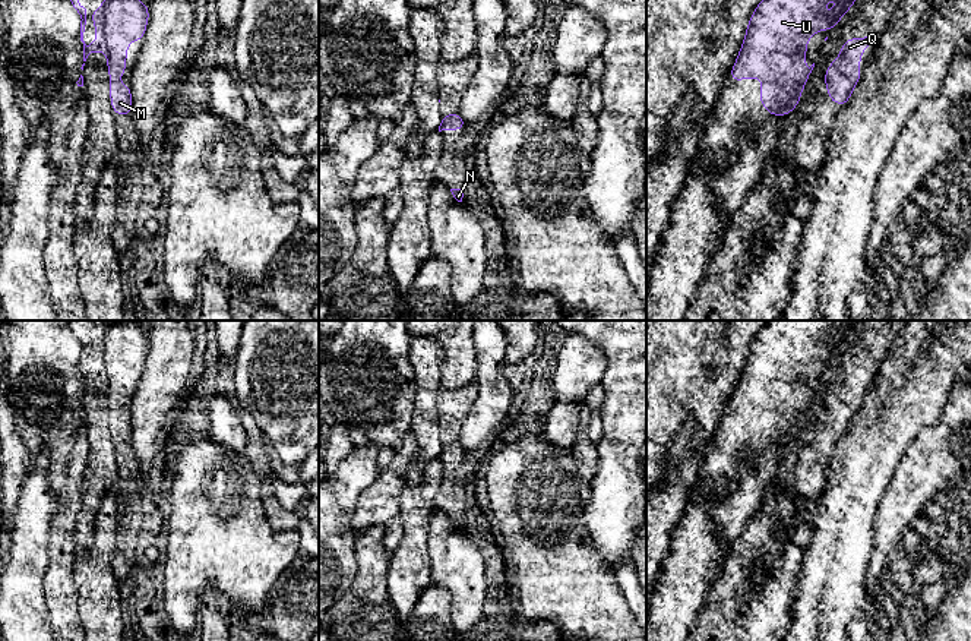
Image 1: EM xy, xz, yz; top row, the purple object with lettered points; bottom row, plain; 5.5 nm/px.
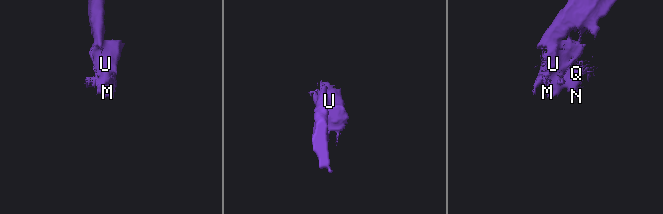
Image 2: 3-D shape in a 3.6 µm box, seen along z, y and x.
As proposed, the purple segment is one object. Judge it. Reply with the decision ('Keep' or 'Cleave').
Keep

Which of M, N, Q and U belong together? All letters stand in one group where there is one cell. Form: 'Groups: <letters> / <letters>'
Groups: M N Q U

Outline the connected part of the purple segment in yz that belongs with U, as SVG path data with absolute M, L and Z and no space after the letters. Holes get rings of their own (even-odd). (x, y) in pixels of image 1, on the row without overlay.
M768 320L753 338L744 361L738 383L730 400L728 408L744 408L759 405L765 411L759 417L759 429L765 433L766 443L785 445L797 436L804 413L807 411L815 391L804 394L803 385L809 383L804 375L815 360L832 357L841 345L854 334L861 320ZM838 323L839 331L822 344L825 331Z

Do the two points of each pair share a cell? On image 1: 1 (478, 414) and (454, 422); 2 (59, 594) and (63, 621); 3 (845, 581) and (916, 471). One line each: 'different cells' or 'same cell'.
1: different cells
2: same cell
3: different cells

